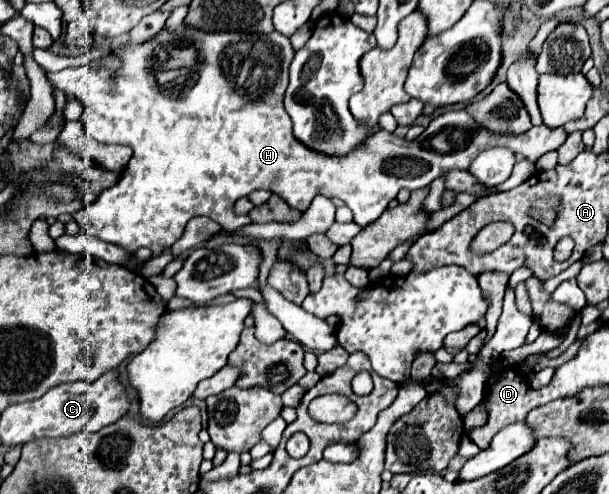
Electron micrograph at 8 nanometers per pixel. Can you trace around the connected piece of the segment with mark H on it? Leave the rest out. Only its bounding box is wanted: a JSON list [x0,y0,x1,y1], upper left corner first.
[47,25,565,255]

